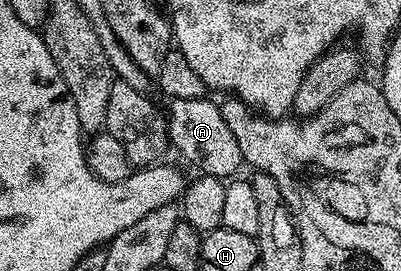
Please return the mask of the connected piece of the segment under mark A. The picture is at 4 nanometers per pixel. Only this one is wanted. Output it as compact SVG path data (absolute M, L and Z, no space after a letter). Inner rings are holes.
M204 96L196 98L178 98L172 100L166 108L168 121L168 139L173 149L180 151L184 160L189 160L196 172L206 176L232 178L242 168L244 159L242 150L238 150L238 141L230 131L230 126L222 119L222 110L217 101L208 100Z

